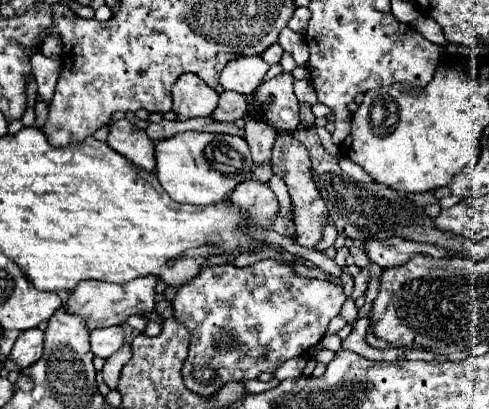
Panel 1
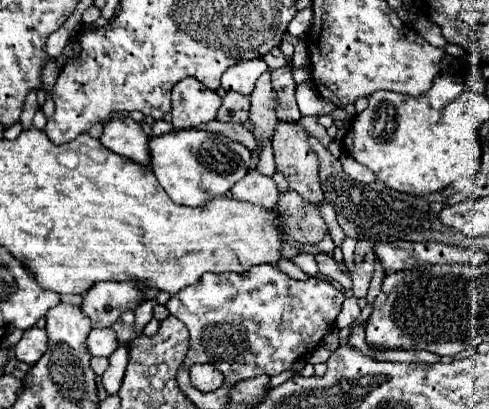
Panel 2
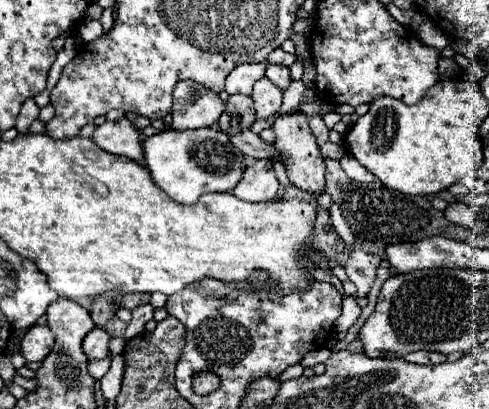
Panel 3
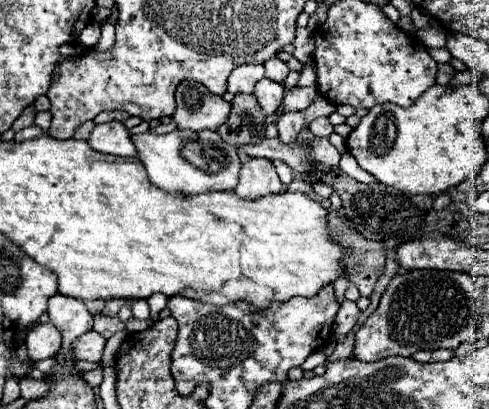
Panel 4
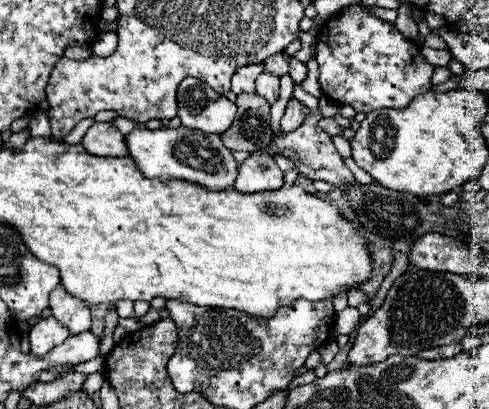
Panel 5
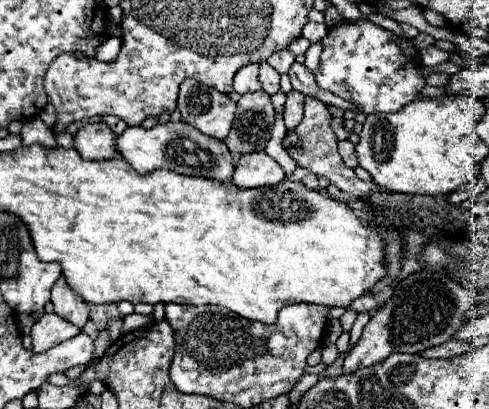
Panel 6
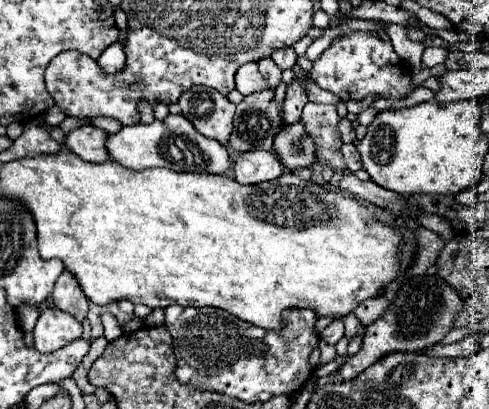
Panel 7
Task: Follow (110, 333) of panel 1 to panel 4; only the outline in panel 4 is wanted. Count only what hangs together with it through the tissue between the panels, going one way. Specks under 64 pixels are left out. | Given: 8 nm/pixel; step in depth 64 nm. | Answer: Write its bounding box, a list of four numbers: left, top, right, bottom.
[74,330,106,362]

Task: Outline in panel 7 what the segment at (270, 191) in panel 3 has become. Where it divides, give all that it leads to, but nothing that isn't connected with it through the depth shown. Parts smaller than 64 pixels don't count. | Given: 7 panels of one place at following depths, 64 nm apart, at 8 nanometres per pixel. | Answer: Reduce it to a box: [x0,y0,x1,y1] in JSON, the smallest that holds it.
[234,150,284,184]

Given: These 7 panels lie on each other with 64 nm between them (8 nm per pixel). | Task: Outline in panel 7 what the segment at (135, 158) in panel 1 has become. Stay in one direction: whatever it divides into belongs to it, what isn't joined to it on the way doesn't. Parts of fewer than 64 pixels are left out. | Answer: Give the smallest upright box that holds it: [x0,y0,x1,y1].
[66,124,110,162]

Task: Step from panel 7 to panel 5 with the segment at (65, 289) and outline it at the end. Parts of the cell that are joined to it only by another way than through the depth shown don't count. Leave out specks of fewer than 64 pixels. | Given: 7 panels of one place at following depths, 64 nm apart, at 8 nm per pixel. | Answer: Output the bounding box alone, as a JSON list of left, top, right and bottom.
[50,286,92,336]

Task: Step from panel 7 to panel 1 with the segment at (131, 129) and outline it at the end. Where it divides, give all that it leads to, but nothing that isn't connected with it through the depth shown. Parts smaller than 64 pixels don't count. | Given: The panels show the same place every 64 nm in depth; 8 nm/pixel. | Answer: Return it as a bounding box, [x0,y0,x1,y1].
[156,132,252,204]

